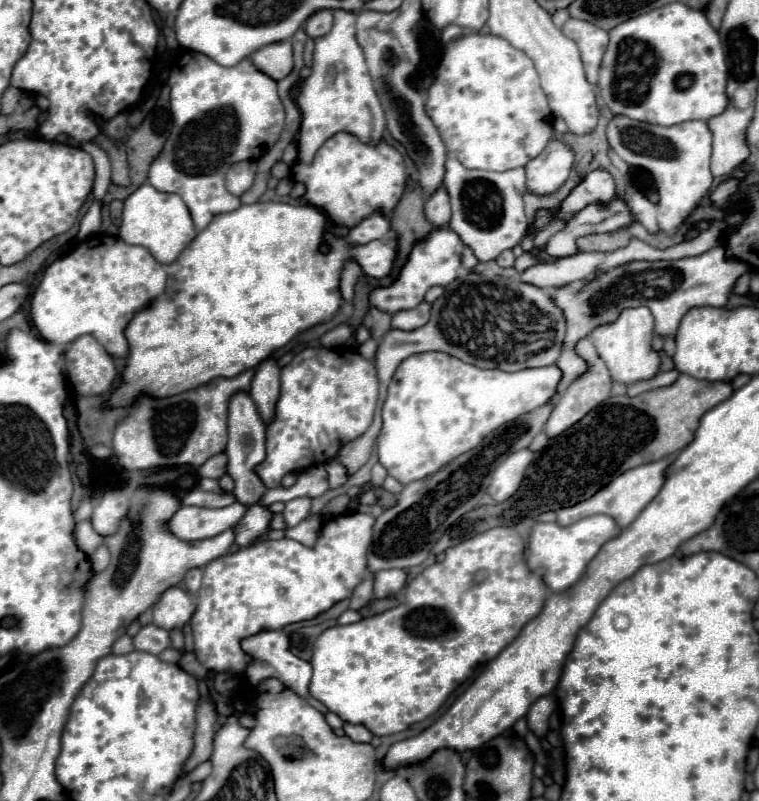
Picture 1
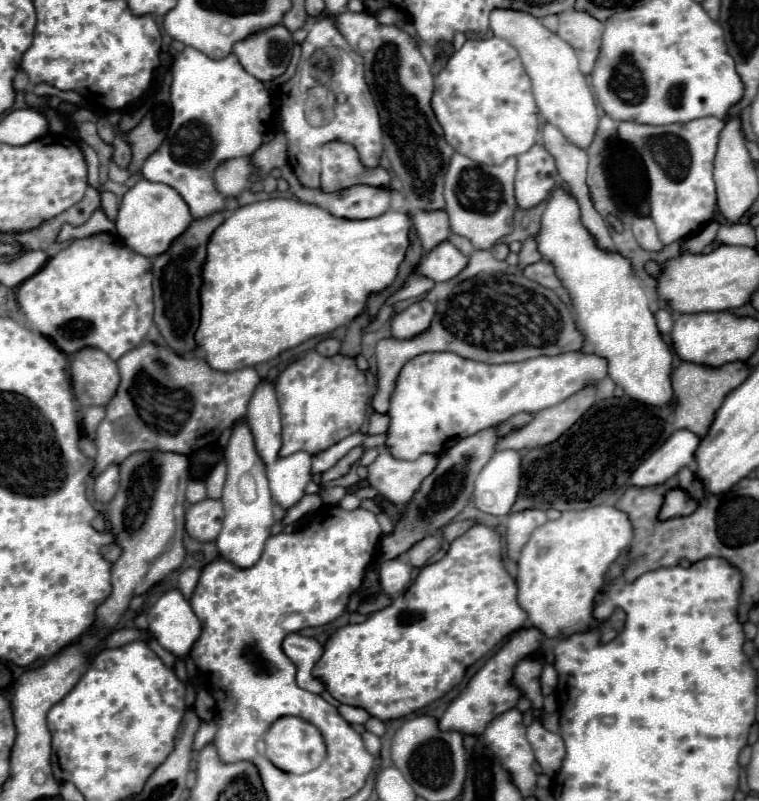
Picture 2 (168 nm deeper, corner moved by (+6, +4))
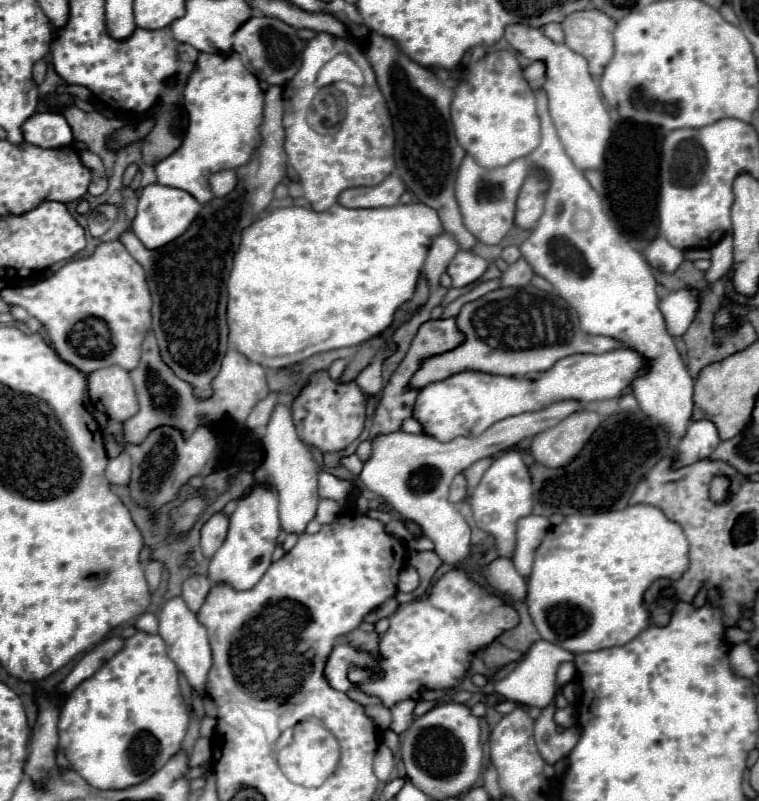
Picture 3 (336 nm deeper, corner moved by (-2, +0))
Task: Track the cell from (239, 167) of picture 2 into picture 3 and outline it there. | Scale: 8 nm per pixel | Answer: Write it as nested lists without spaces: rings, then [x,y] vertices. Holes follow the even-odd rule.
[[[227,169],[227,171],[217,171],[209,177],[209,185],[211,185],[211,191],[215,197],[225,197],[229,191],[233,191],[237,183],[237,177],[235,177],[235,171]]]

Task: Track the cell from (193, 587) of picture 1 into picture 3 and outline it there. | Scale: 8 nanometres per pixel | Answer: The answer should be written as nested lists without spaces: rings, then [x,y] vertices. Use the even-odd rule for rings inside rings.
[[[193,575],[183,583],[183,599],[193,613],[197,613],[205,603],[209,589],[211,589],[211,581],[205,575]]]

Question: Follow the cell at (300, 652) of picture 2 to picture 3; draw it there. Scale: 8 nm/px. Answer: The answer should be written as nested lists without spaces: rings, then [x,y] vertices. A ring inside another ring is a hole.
[[[339,643],[339,645],[335,645],[333,653],[329,655],[329,661],[327,661],[327,667],[325,667],[325,677],[329,679],[329,685],[333,689],[339,689],[339,691],[353,689],[355,685],[347,677],[351,667],[361,667],[361,669],[371,671],[371,679],[383,677],[383,671],[379,669],[377,657],[363,653],[363,651],[357,651],[351,645]]]

